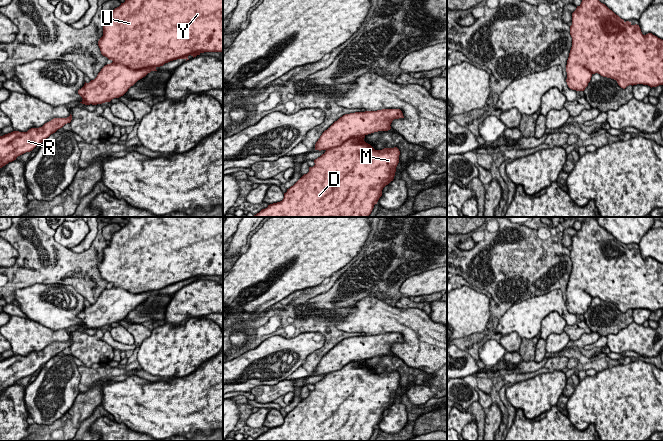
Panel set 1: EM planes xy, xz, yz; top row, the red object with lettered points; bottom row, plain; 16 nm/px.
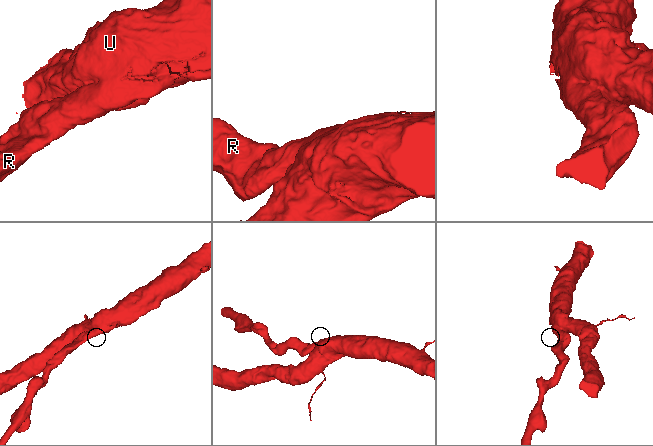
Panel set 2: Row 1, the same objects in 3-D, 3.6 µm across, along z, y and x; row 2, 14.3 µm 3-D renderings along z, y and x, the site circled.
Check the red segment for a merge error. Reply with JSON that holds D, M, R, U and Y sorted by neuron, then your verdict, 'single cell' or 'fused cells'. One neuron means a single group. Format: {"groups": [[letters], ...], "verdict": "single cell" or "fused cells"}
{"groups": [["D", "M", "R", "U", "Y"]], "verdict": "single cell"}

